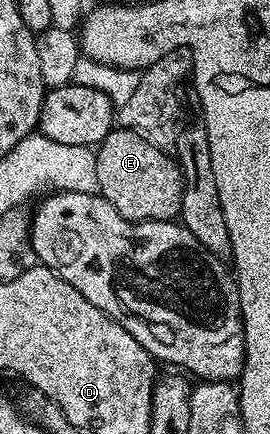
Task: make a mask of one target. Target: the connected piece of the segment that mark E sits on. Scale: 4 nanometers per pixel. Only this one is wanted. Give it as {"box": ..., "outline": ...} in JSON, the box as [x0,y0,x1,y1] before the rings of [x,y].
{"box":[96,127,182,221],"outline":[[[114,127],[96,149],[98,193],[129,221],[168,221],[182,212],[182,167],[133,128]]]}

